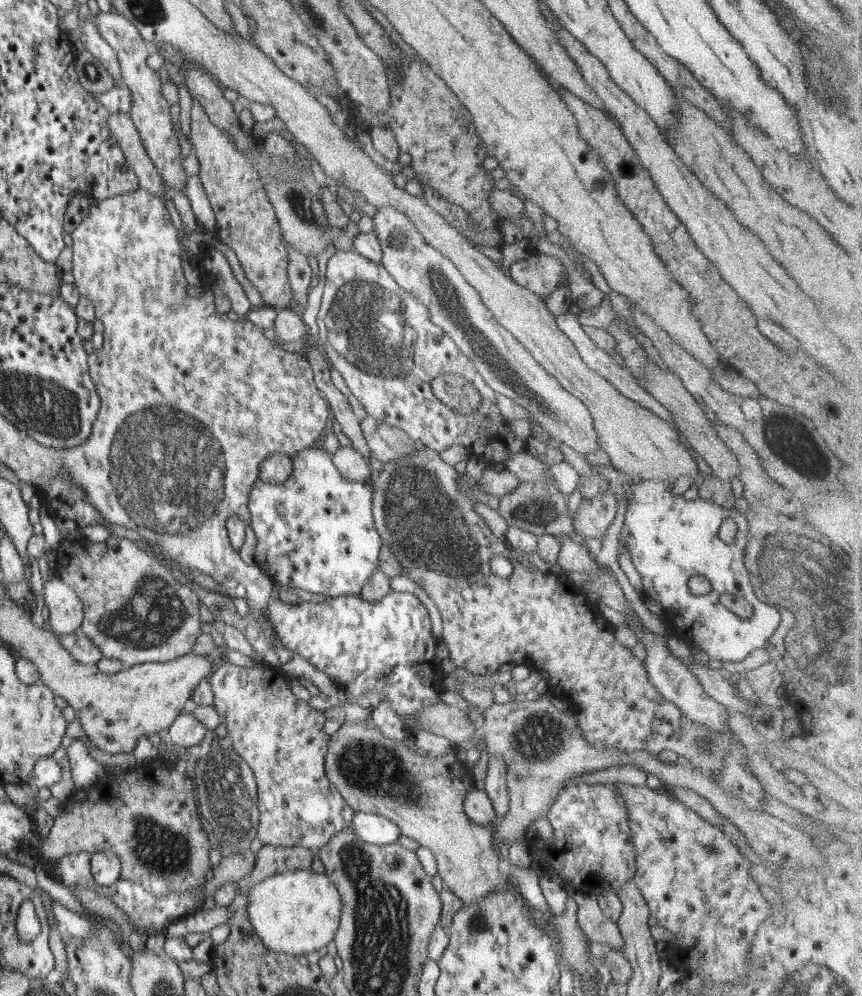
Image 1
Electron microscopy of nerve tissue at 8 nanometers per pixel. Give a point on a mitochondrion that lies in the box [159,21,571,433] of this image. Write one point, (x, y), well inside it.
(375, 336)

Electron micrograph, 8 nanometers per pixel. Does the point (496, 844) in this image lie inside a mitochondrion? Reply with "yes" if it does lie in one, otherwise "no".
no

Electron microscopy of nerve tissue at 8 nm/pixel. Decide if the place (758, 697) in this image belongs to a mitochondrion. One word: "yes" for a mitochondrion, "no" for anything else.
no

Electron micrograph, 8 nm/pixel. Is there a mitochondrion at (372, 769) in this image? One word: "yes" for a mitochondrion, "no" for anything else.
yes

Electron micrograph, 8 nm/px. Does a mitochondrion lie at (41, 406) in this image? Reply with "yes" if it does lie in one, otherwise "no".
yes

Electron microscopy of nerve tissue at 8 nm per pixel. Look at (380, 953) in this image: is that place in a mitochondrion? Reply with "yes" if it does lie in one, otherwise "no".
yes

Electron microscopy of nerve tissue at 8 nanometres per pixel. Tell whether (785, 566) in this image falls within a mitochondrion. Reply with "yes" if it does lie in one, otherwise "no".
yes

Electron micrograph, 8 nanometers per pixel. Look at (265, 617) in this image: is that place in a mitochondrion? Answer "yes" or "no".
no

